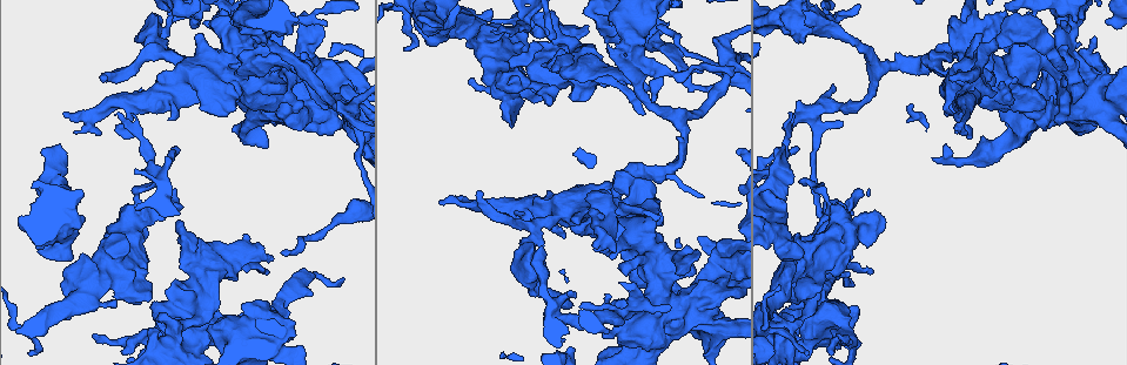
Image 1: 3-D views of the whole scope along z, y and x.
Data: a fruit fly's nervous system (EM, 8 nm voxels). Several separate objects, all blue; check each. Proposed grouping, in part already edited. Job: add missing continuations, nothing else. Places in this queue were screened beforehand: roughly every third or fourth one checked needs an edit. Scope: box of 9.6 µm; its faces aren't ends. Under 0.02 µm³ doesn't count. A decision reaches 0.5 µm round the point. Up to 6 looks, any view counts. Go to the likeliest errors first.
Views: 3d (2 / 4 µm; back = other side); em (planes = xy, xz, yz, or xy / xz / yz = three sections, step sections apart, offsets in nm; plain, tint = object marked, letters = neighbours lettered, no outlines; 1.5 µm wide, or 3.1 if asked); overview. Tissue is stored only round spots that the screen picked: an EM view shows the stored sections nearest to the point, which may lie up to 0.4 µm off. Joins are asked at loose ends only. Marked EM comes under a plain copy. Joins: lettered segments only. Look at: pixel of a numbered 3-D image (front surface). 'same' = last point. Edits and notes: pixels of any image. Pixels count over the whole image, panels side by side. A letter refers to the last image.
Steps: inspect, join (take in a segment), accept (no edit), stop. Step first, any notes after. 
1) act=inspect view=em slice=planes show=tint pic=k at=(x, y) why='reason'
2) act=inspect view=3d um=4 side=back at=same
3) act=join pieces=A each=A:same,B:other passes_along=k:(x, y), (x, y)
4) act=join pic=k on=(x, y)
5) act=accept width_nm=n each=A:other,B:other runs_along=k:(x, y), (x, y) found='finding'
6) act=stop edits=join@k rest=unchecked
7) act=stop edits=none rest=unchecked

act=inspect view=em slice=xy step=8 show=letters pic=1 at=(647, 90) why='an open end'

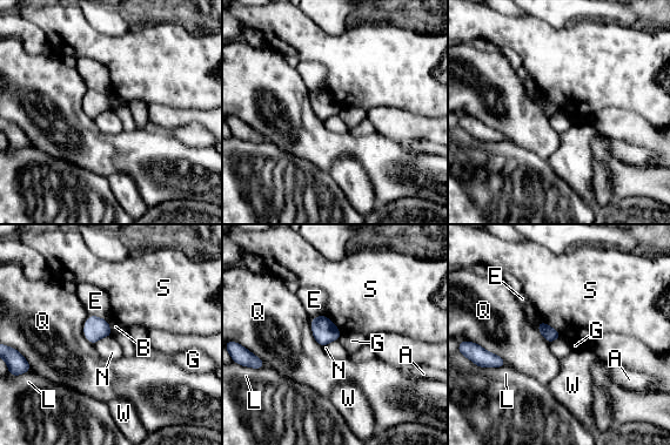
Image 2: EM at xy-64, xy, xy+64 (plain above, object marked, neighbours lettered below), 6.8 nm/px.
act=accept each=A:other,B:other,E:other,G:other,L:other,N:other,Q:other,S:other,W:other border=2:(112, 334), (99, 338), (93, 344) found='none of them fits'

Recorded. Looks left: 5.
act=inspect view=em slice=xz step=4 show=letters pic=1 at=(805, 184) why='thin end'

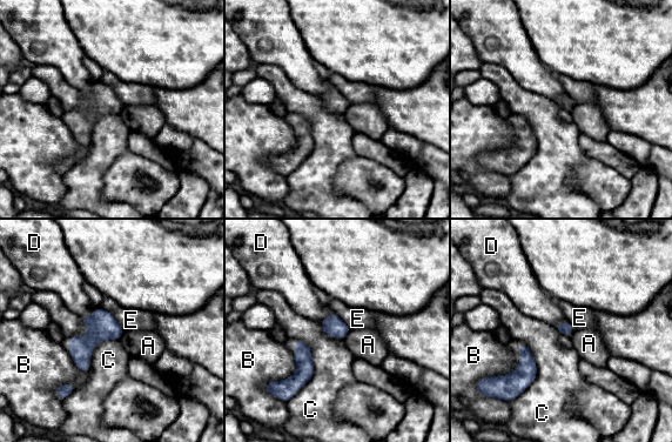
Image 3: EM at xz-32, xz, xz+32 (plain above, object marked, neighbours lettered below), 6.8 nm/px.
act=accept longest_contact=C:420nm each=A:other,B:other,C:other,D:other,E:other border=3:(300, 339), (313, 375), (291, 397) found='no lettered segment goes on from it'

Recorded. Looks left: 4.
act=inspect view=3d um=4 pic=1 at=(63, 111) why='branch stops here'

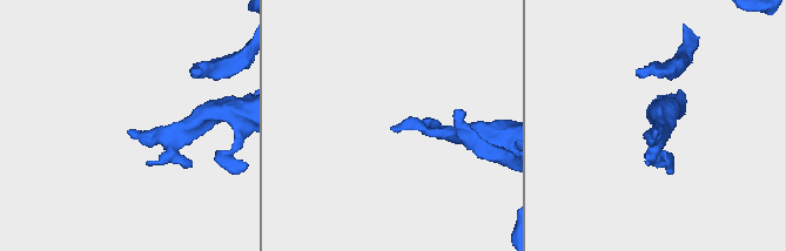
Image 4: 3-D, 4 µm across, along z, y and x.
act=inspect view=em slice=planes show=letters pic=4 at=(129, 130) why='need the tissue'

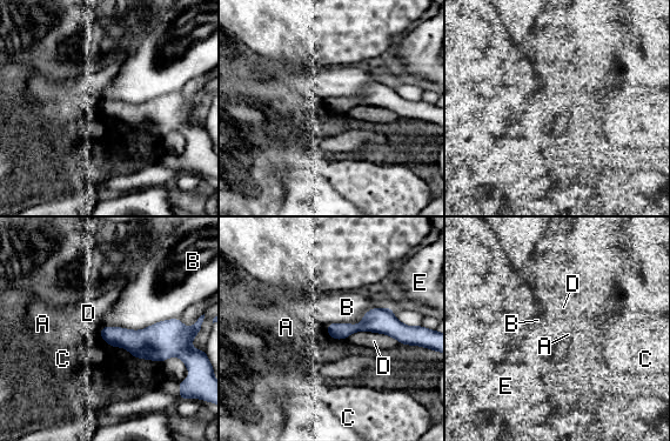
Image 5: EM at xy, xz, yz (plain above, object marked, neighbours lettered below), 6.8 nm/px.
act=accept each=A:other,B:other,C:other,D:other,E:other runs_along=5:(330, 327), (389, 325), (402, 335) found='none of them fits'

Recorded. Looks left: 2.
act=stop edits=none rest=unchecked

